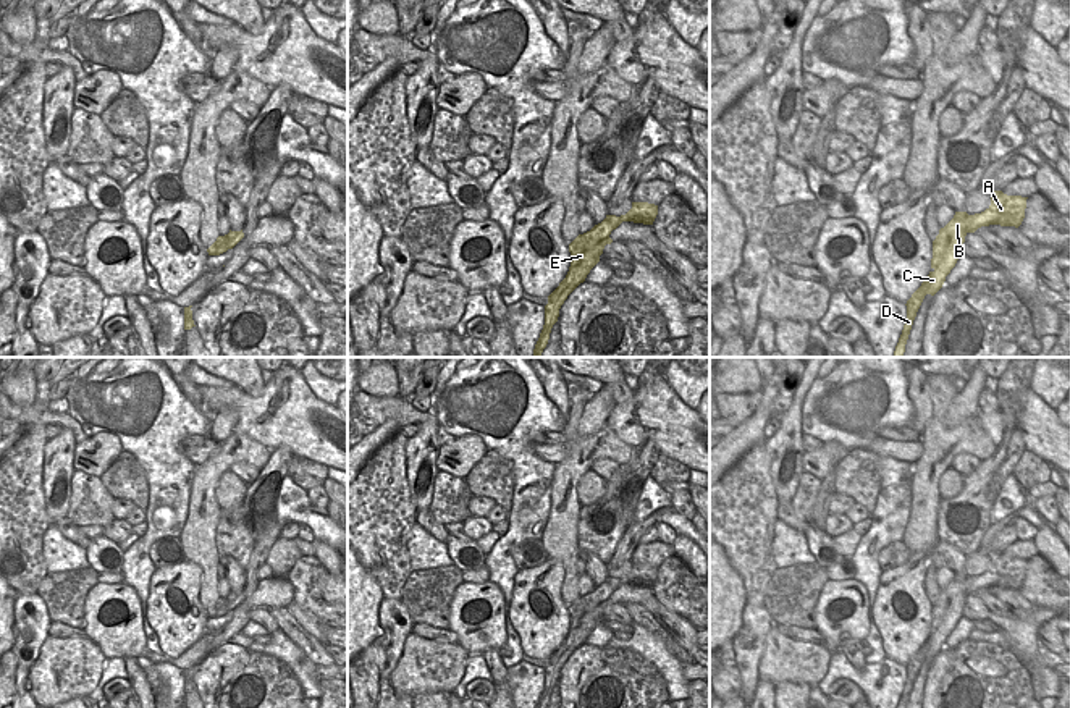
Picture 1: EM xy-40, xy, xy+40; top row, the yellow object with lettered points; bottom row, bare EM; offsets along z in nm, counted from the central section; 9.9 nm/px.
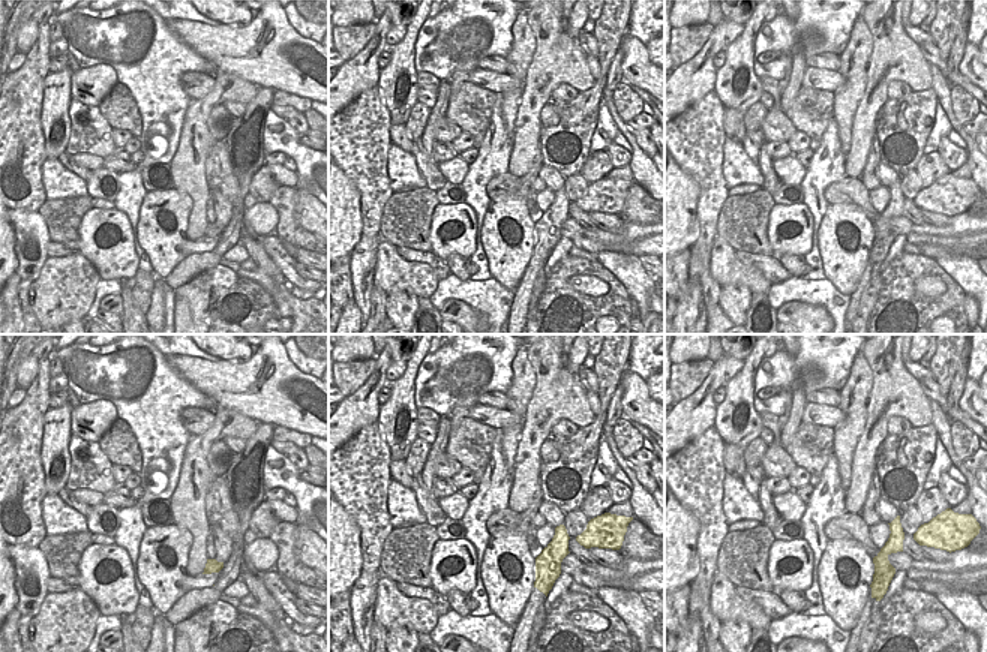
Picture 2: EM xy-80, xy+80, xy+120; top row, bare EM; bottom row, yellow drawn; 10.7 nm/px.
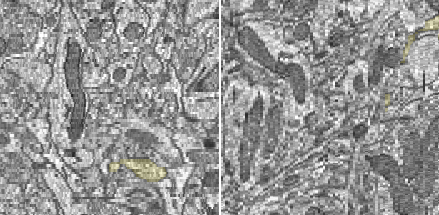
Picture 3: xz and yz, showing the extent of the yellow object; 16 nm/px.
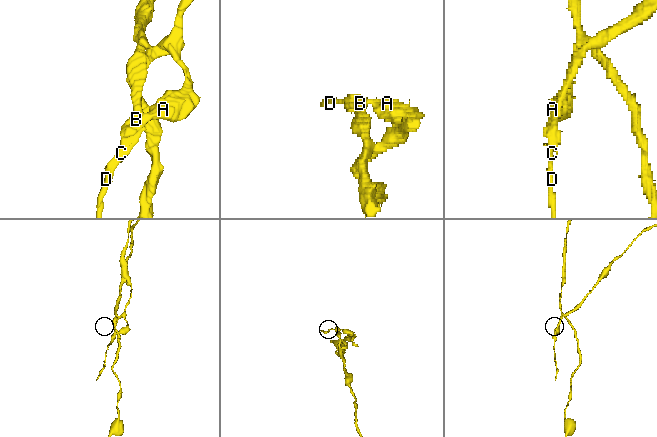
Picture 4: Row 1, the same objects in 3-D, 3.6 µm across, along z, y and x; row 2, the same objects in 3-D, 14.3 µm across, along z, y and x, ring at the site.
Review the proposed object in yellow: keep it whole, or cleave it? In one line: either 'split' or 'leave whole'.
split

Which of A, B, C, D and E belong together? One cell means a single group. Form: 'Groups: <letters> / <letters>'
Groups: A / B C D E.

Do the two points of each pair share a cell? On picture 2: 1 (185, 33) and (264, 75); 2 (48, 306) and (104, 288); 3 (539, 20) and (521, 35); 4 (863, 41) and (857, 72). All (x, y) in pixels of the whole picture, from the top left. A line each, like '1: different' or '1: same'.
1: same
2: different
3: different
4: same

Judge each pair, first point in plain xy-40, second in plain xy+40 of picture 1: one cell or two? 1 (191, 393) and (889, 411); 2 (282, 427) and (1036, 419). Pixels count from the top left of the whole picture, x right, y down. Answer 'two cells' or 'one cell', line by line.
1: two cells
2: one cell

